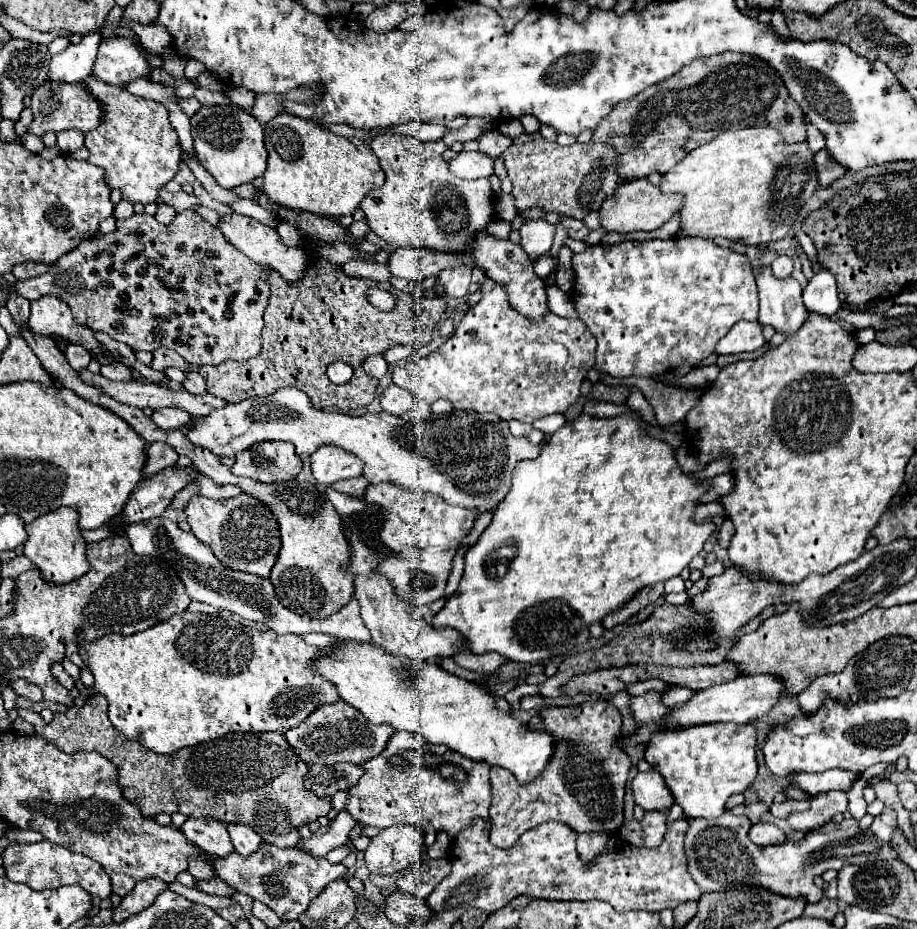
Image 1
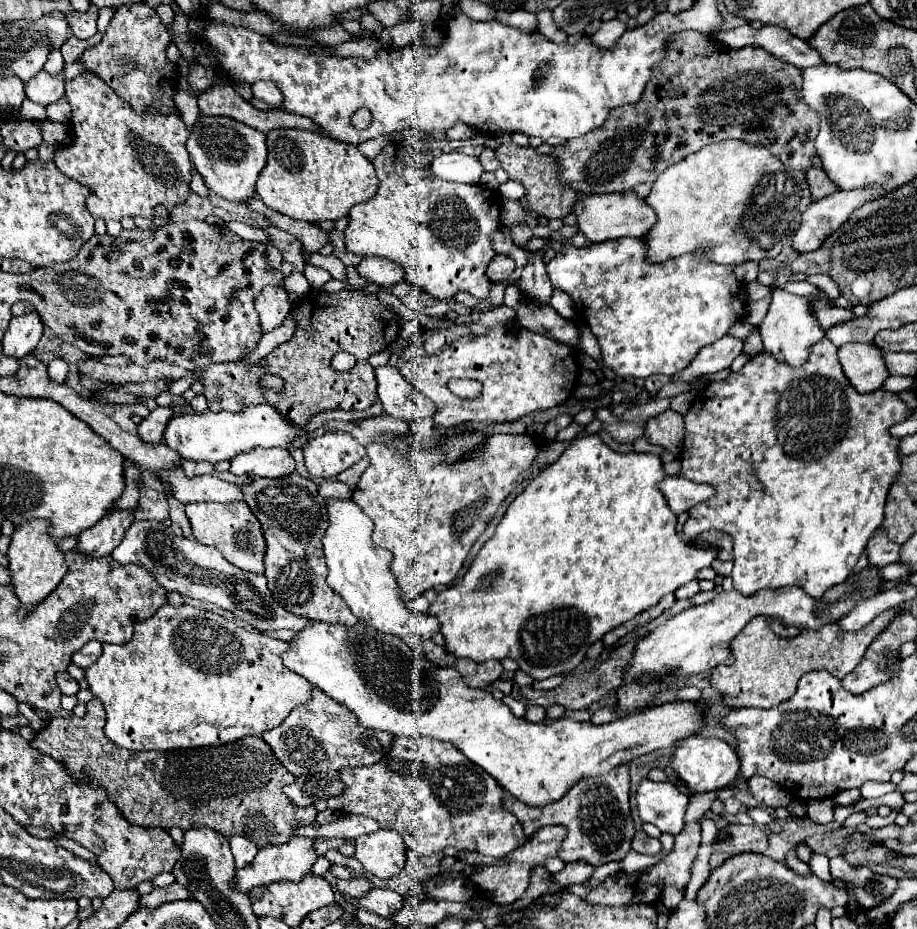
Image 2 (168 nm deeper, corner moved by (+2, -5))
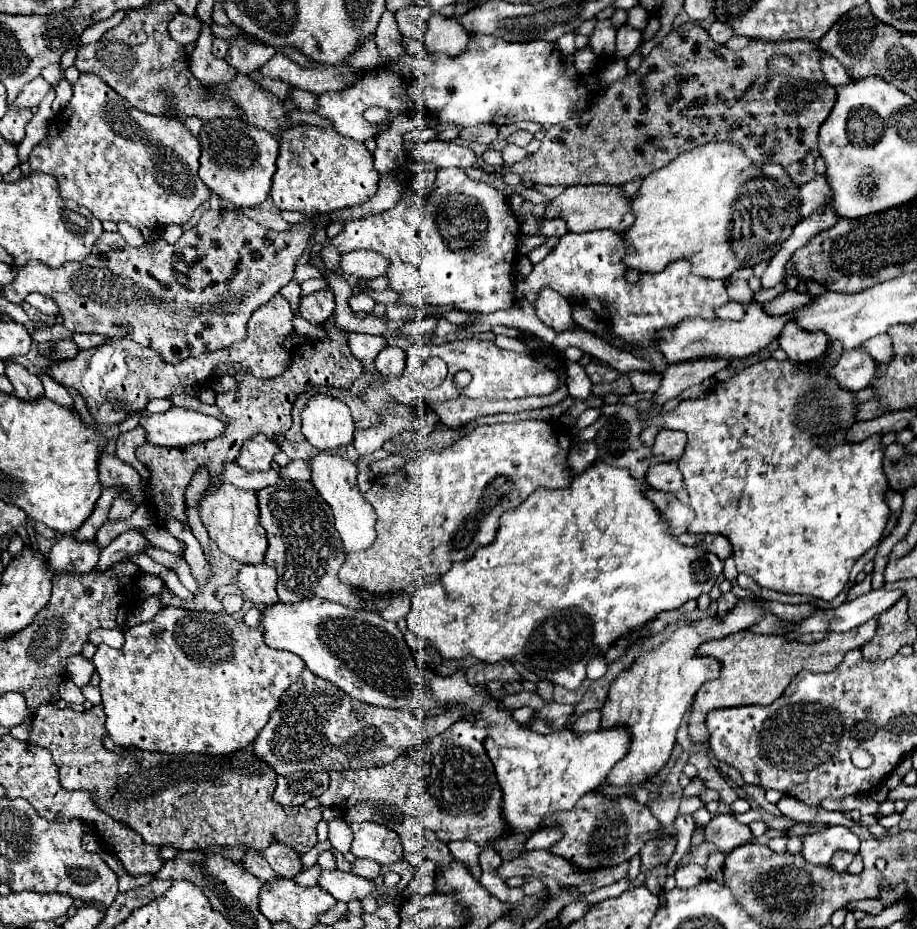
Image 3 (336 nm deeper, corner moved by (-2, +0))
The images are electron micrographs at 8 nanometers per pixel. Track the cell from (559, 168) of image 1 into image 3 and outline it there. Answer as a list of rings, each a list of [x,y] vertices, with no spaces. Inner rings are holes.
[[[508,144],[504,150],[502,150],[502,158],[506,164],[514,164],[514,162],[520,162],[526,158],[526,150],[520,148],[520,146],[514,146],[514,144]]]

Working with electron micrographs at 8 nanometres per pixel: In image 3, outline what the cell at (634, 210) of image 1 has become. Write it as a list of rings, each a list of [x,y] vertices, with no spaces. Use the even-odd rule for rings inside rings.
[[[608,184],[568,186],[558,198],[554,198],[546,206],[546,218],[566,220],[568,230],[576,234],[592,230],[624,232],[628,226],[632,226],[632,208],[630,208],[630,198],[622,192],[620,186],[608,186]]]

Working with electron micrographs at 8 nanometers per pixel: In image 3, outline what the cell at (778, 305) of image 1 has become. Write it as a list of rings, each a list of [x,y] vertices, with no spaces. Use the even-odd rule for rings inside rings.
[[[788,322],[778,342],[792,362],[810,362],[814,358],[820,358],[826,352],[828,336],[820,332],[808,334],[806,330],[800,330],[794,322]]]

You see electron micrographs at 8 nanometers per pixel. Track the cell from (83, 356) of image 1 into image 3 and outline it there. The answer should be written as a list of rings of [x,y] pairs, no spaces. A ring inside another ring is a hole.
[[[42,374],[40,378],[42,378],[44,390],[46,390],[44,396],[46,396],[48,400],[52,400],[52,402],[56,402],[56,404],[62,404],[62,406],[66,406],[66,408],[70,408],[70,410],[76,412],[76,408],[74,408],[74,398],[72,398],[72,394],[70,394],[64,386],[56,384],[48,374]]]

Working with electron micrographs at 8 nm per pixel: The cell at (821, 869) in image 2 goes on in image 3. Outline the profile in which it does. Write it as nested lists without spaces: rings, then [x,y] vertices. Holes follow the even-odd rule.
[[[828,826],[828,828],[820,828],[818,832],[810,832],[806,836],[802,836],[802,856],[804,860],[812,862],[812,864],[820,864],[820,866],[828,866],[834,852],[838,850],[849,850],[849,852],[857,853],[855,850],[855,842],[861,842],[854,832],[850,832],[844,826]]]

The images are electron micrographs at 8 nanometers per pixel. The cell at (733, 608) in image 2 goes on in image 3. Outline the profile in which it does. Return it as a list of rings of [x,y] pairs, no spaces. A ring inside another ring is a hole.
[[[742,598],[722,620],[714,616],[678,628],[666,644],[648,652],[630,670],[616,678],[602,708],[600,728],[626,728],[630,732],[630,750],[608,772],[606,782],[610,786],[644,786],[650,776],[654,776],[668,764],[672,748],[676,744],[676,732],[682,726],[686,708],[692,704],[698,688],[704,682],[714,680],[720,672],[720,662],[714,662],[714,658],[702,658],[694,652],[706,640],[718,640],[732,632],[750,628],[754,622],[758,622],[762,614],[764,608],[758,600]]]

